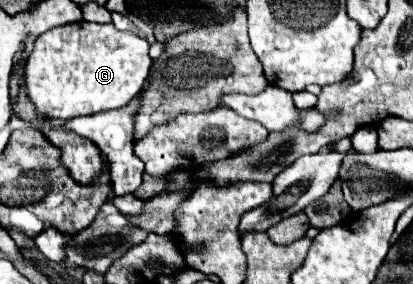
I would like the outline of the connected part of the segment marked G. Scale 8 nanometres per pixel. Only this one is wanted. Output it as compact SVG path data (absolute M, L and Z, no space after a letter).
M73 22L41 34L25 62L25 90L35 110L53 120L71 120L127 106L149 76L149 42L119 32L111 22Z

